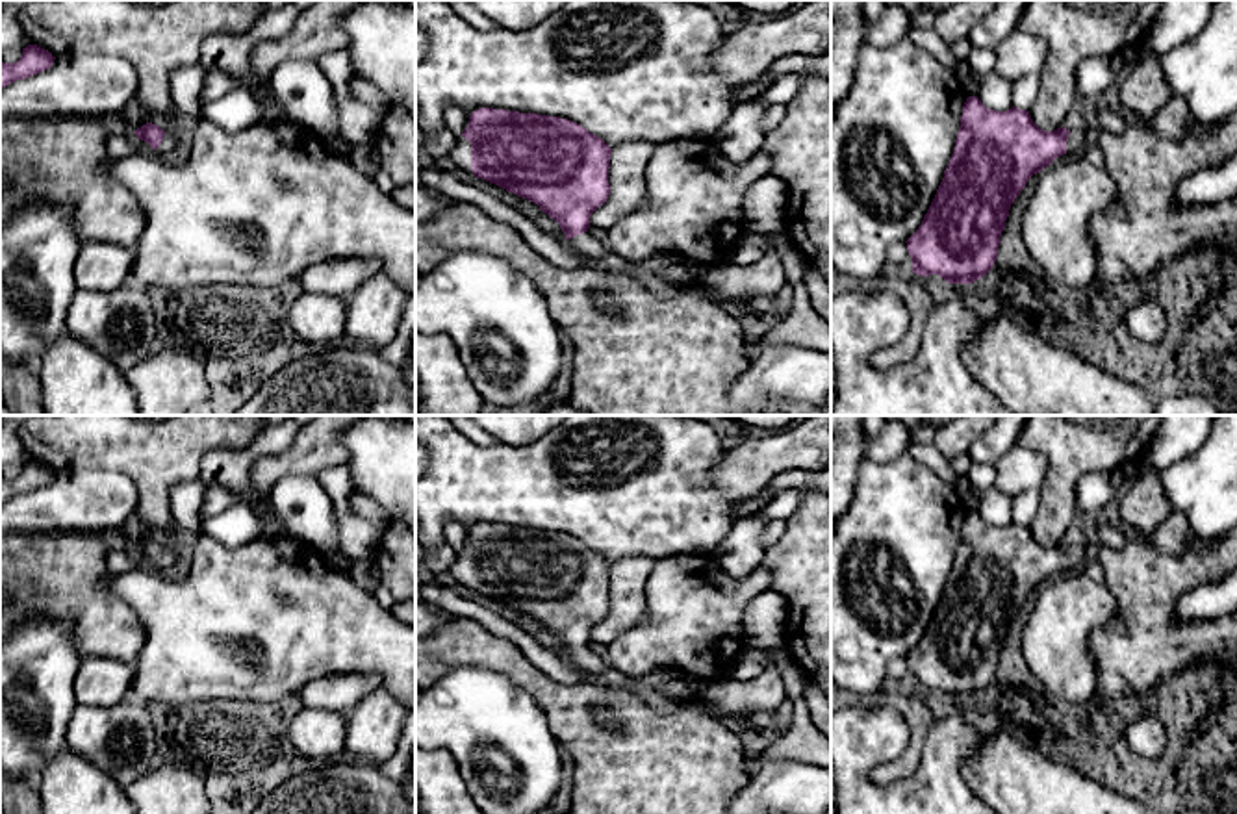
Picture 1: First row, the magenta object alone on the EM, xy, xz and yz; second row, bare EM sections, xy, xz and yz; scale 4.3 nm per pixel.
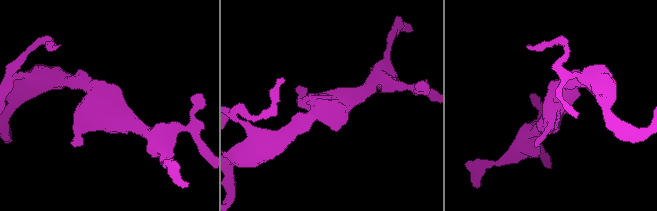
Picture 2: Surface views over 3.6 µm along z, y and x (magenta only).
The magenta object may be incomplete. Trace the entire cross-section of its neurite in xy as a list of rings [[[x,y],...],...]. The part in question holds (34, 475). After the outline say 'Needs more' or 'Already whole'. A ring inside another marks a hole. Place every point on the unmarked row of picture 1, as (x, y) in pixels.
[[[28,460],[22,464],[22,471],[17,478],[0,477],[0,506],[17,495],[24,495],[50,484],[54,475],[56,473],[48,465],[37,460]]]. Already whole

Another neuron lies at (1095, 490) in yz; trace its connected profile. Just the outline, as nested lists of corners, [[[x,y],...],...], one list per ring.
[[[1122,469],[1081,477],[1076,486],[1076,514],[1100,514],[1124,480]]]

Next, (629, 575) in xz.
[[[645,554],[625,556],[612,564],[608,599],[610,610],[590,630],[590,642],[610,645],[621,632],[640,625],[647,617],[645,584],[655,560]]]

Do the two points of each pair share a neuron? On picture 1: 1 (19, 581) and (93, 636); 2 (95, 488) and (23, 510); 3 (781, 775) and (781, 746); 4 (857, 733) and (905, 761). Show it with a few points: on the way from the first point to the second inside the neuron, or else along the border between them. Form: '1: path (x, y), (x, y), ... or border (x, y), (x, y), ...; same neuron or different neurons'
1: path (43, 577), (54, 577), (89, 612); same neuron
2: path (76, 501), (41, 510); same neuron
3: border (811, 763), (772, 759), (752, 775); different neurons
4: border (900, 753), (881, 763), (868, 775); different neurons

